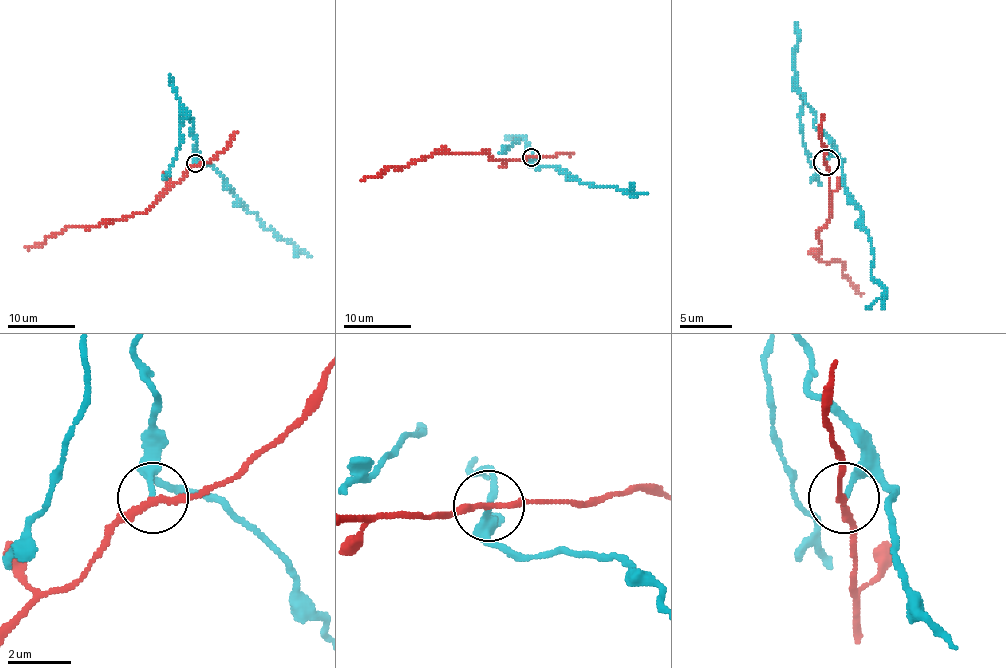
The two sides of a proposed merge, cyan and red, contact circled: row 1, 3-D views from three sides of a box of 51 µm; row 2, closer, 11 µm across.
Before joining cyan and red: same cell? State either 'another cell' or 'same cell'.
another cell

